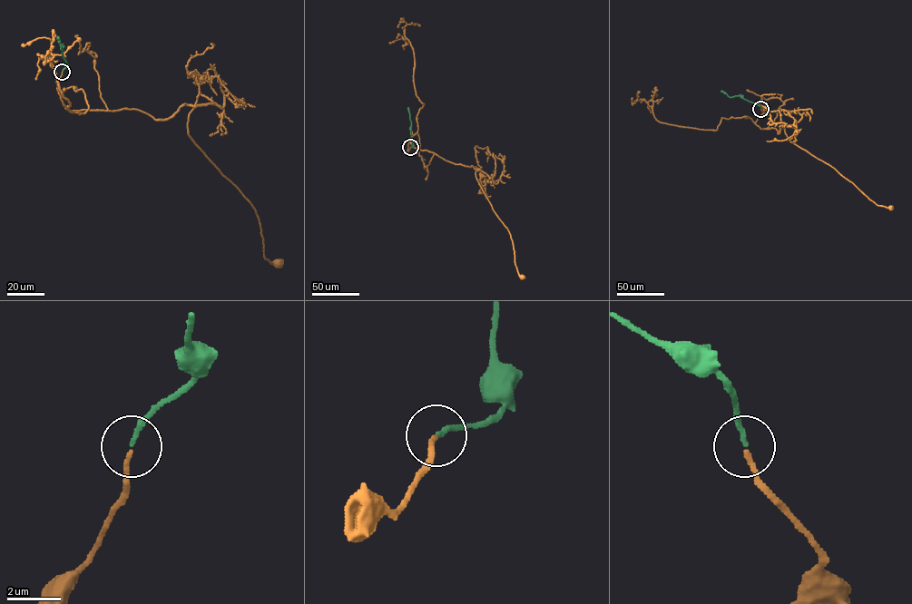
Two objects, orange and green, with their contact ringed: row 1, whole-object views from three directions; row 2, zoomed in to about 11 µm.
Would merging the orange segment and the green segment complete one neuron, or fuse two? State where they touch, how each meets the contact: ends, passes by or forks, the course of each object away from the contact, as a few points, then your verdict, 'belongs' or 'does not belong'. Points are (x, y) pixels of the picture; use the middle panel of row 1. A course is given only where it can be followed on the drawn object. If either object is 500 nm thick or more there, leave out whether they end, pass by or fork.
place (410, 147); orange ends; green ends; course orange (410, 147), (407, 149), (409, 141), (416, 148), (478, 170), (475, 176), (509, 231), (522, 277); course green (410, 147), (411, 121), (407, 107); belongs

